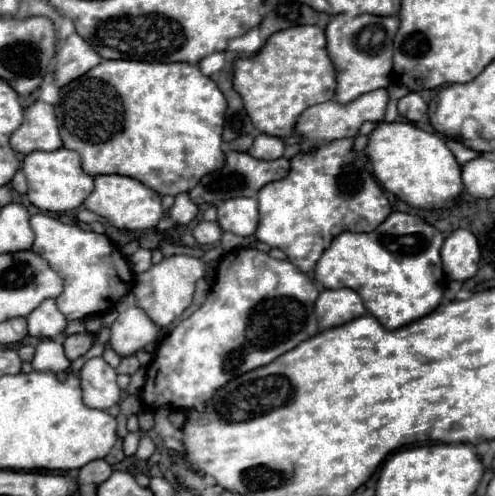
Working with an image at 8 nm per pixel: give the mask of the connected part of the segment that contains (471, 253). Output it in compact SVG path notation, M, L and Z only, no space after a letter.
M467 229L453 231L441 247L443 271L451 281L471 279L477 273L479 257L479 243L475 235Z

